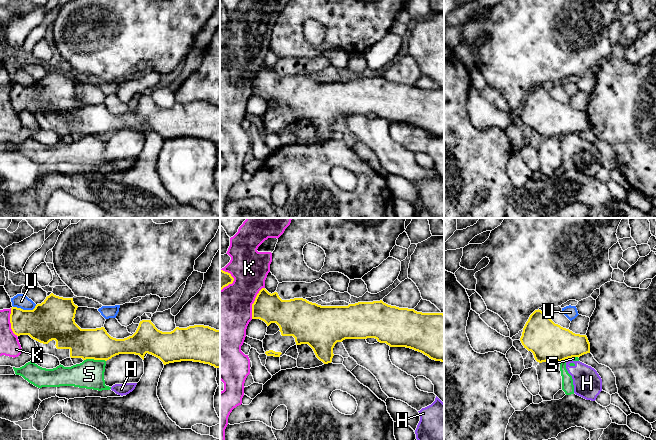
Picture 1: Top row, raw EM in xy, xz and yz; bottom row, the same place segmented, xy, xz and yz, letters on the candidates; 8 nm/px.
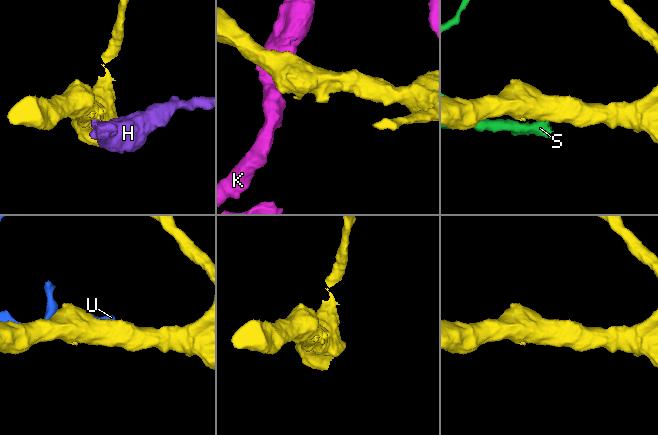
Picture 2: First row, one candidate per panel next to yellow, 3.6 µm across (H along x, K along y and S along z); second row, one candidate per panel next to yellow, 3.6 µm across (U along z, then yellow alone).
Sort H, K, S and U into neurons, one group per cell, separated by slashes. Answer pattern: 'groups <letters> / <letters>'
groups H S / K / U

